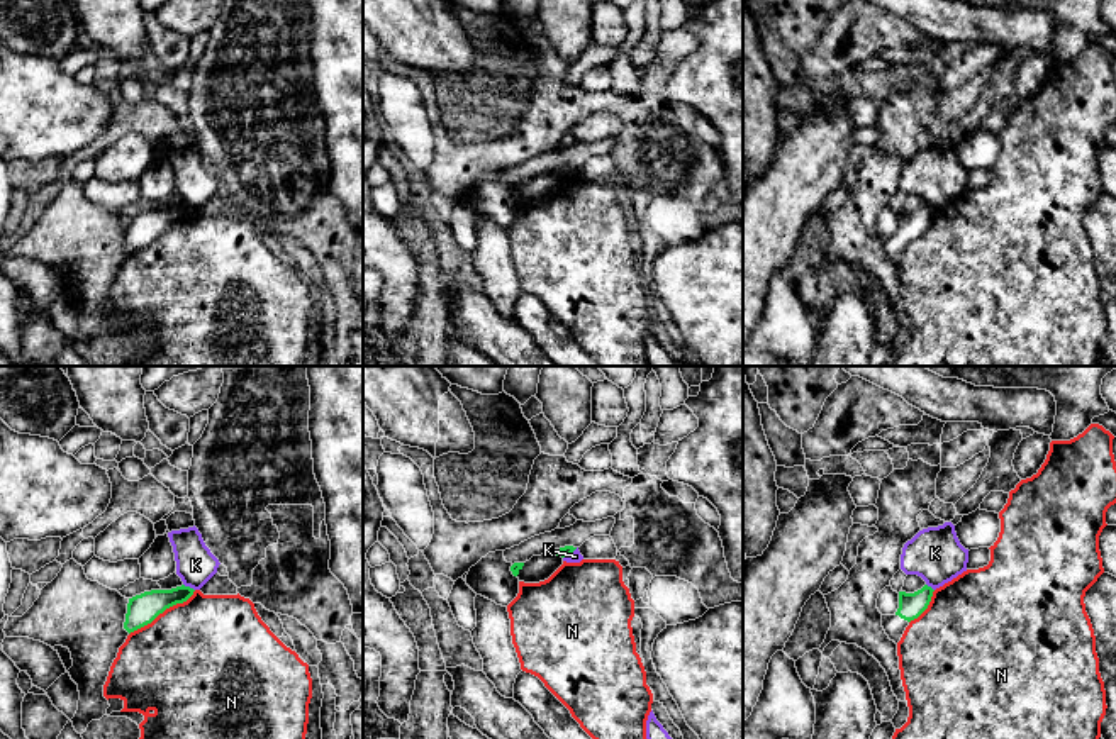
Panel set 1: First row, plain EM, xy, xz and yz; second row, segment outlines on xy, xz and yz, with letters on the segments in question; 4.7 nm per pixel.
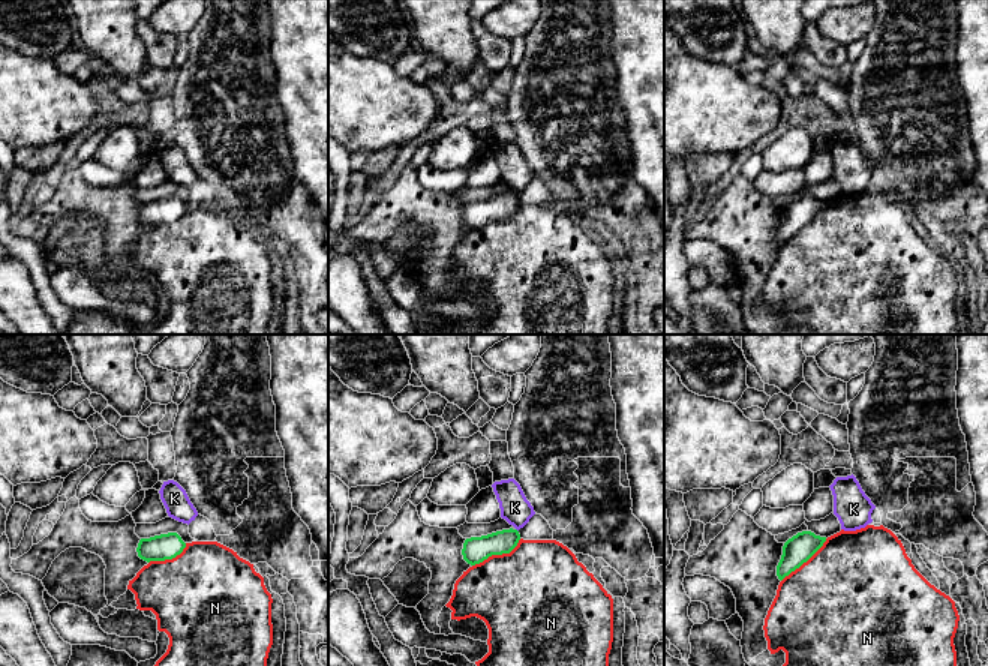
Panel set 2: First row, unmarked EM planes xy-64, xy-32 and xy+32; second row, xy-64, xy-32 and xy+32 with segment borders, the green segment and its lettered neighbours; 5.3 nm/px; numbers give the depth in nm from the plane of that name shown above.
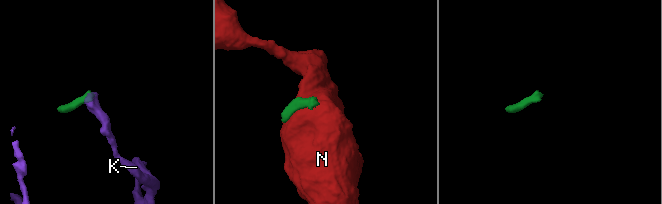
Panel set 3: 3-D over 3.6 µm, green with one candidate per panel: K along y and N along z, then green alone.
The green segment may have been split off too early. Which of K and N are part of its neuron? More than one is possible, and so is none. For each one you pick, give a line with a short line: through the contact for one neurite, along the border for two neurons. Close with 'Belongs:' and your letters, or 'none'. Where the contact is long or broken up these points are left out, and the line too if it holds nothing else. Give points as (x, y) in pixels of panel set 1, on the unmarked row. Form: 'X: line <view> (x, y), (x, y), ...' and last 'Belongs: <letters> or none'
Belongs: none

